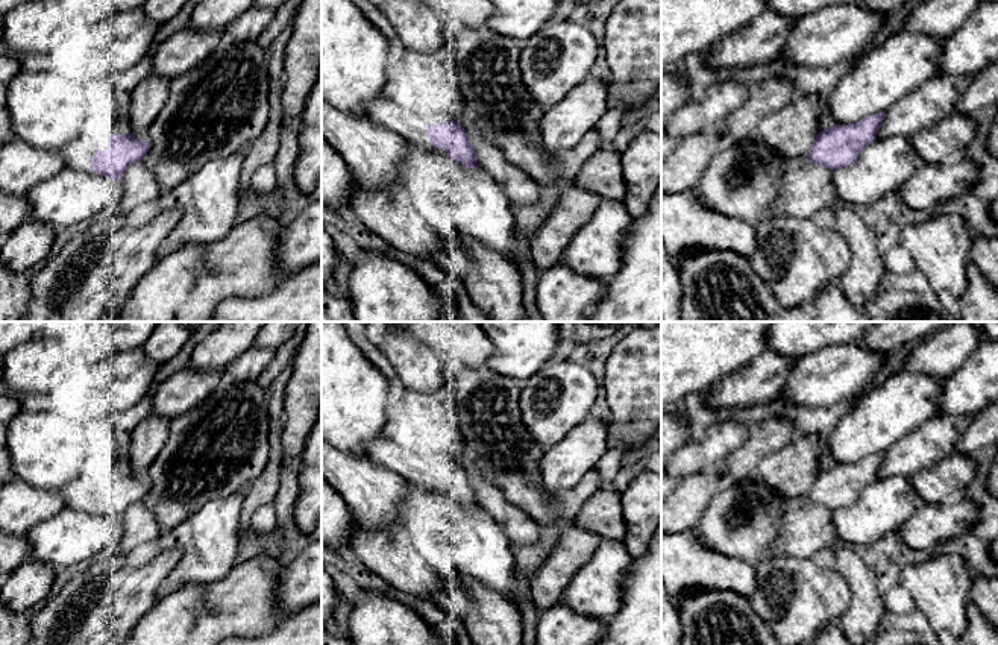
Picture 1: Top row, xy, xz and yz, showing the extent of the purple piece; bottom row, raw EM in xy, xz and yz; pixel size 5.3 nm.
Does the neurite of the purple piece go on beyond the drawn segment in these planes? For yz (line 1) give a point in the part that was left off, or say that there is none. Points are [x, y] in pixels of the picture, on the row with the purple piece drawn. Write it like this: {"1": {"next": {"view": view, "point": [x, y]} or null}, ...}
{"1": {"next": null}}

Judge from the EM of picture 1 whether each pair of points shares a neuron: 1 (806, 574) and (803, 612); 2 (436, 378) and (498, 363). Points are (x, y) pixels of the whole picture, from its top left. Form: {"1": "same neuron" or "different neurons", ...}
{"1": "same neuron", "2": "different neurons"}

